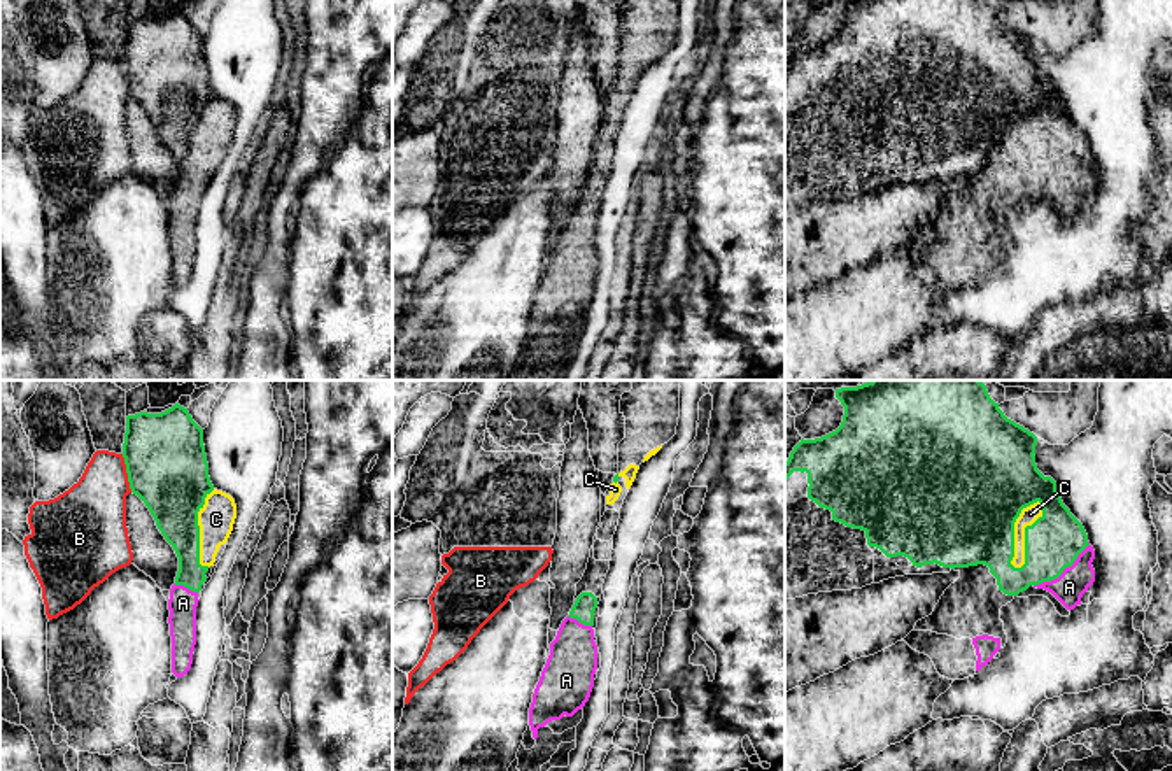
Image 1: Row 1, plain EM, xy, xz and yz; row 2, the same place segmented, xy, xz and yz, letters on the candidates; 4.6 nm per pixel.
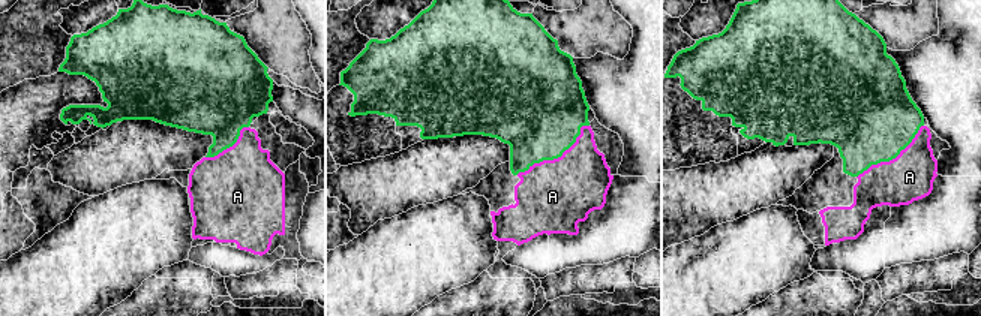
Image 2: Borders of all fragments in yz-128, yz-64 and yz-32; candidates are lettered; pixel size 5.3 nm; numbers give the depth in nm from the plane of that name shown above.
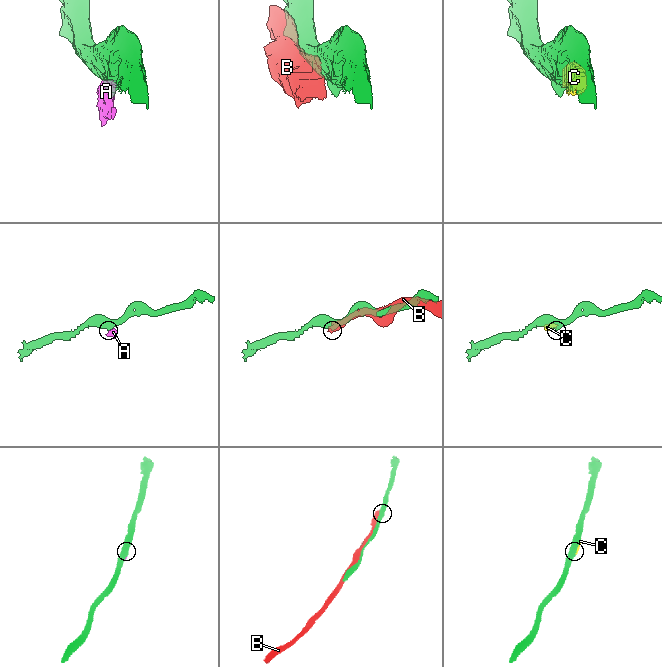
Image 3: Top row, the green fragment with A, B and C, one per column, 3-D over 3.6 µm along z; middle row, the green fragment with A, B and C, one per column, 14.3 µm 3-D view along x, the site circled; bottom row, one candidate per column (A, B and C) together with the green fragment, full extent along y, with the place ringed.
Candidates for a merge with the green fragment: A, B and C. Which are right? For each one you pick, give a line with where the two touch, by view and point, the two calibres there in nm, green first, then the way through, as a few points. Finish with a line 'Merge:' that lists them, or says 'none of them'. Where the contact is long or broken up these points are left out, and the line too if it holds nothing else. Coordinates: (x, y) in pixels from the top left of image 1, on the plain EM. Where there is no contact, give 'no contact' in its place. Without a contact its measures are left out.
Merge: none of them

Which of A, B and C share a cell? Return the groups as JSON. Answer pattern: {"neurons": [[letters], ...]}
{"neurons": [["A", "C"], ["B"]]}

